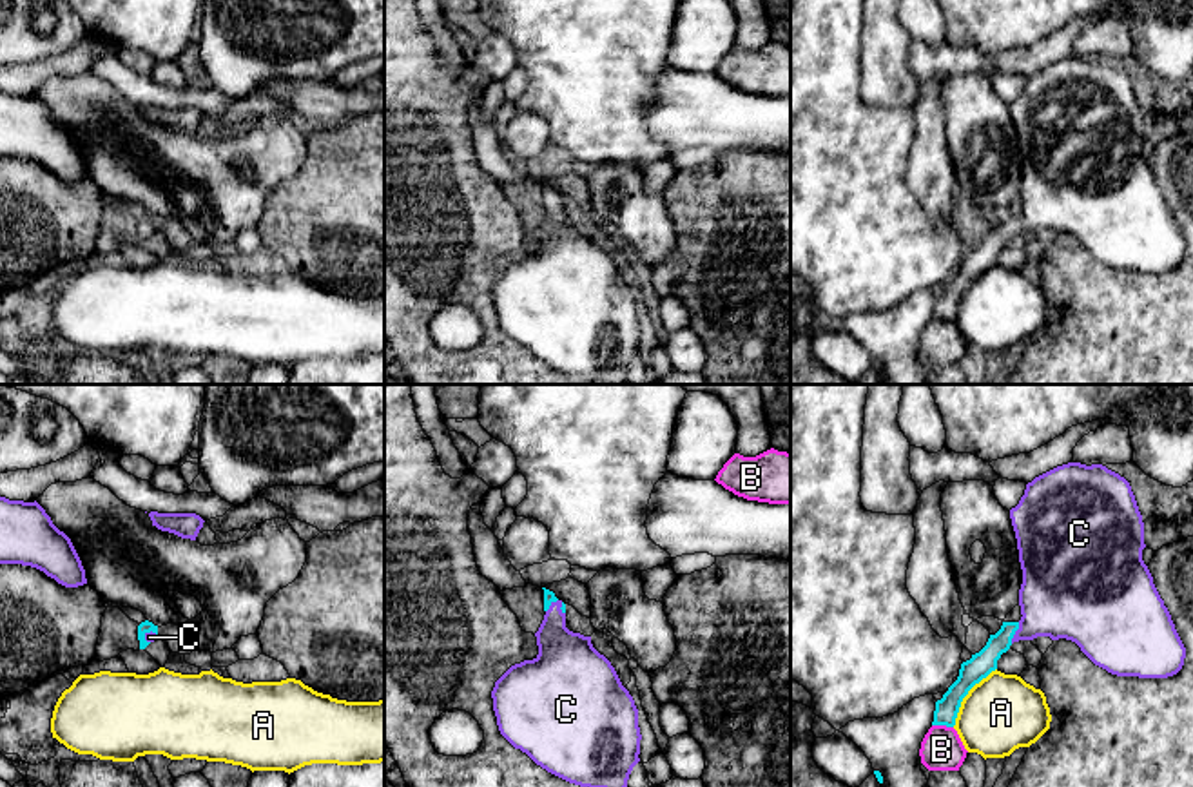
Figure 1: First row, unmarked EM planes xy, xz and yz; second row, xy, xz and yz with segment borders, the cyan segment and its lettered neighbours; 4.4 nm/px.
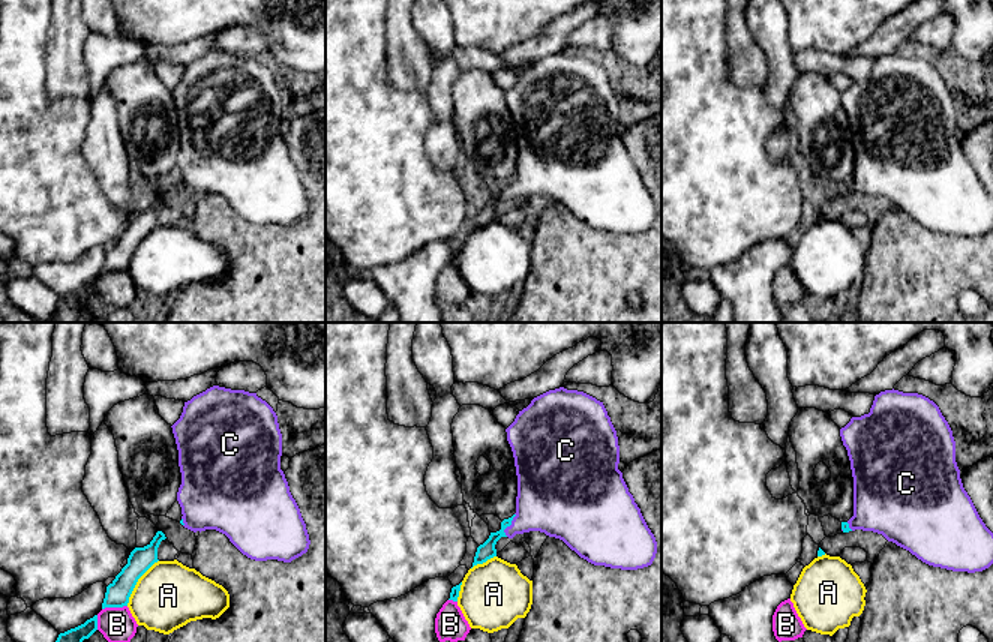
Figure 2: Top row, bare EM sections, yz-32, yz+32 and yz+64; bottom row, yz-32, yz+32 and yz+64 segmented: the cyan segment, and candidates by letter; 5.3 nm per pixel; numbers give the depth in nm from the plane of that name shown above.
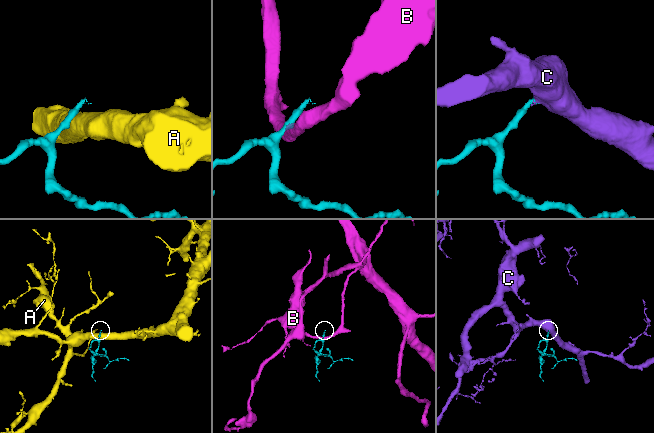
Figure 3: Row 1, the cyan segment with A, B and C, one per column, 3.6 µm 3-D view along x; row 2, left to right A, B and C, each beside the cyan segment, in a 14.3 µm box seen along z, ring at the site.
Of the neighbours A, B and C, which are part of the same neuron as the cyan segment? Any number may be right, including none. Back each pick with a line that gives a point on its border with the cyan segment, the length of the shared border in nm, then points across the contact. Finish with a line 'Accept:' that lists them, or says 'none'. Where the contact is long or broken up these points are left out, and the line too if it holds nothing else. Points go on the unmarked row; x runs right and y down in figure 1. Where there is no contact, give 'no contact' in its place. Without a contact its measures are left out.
C: contact yz (1014, 227); length 100 nm; way yz (981, 258), (1014, 227), (1025, 223), (1057, 191)
Accept: C

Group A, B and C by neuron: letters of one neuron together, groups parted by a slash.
A / B / C

